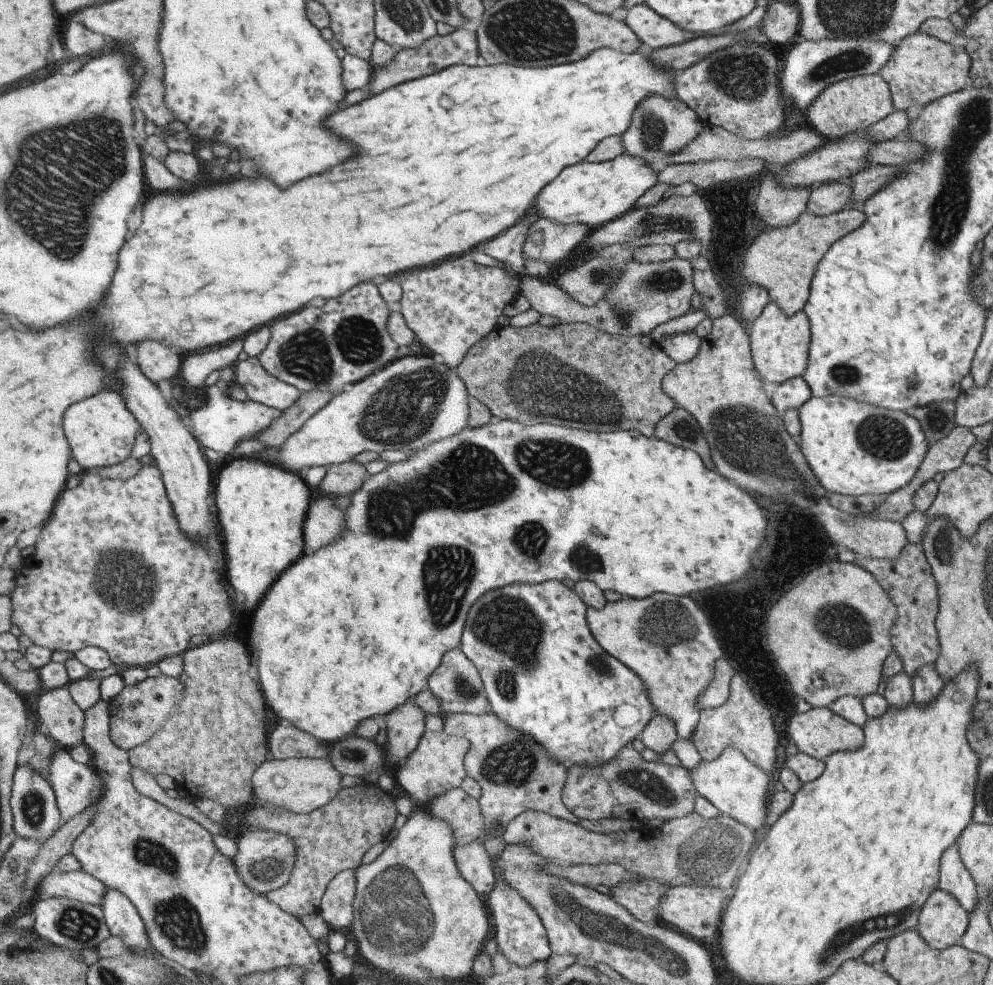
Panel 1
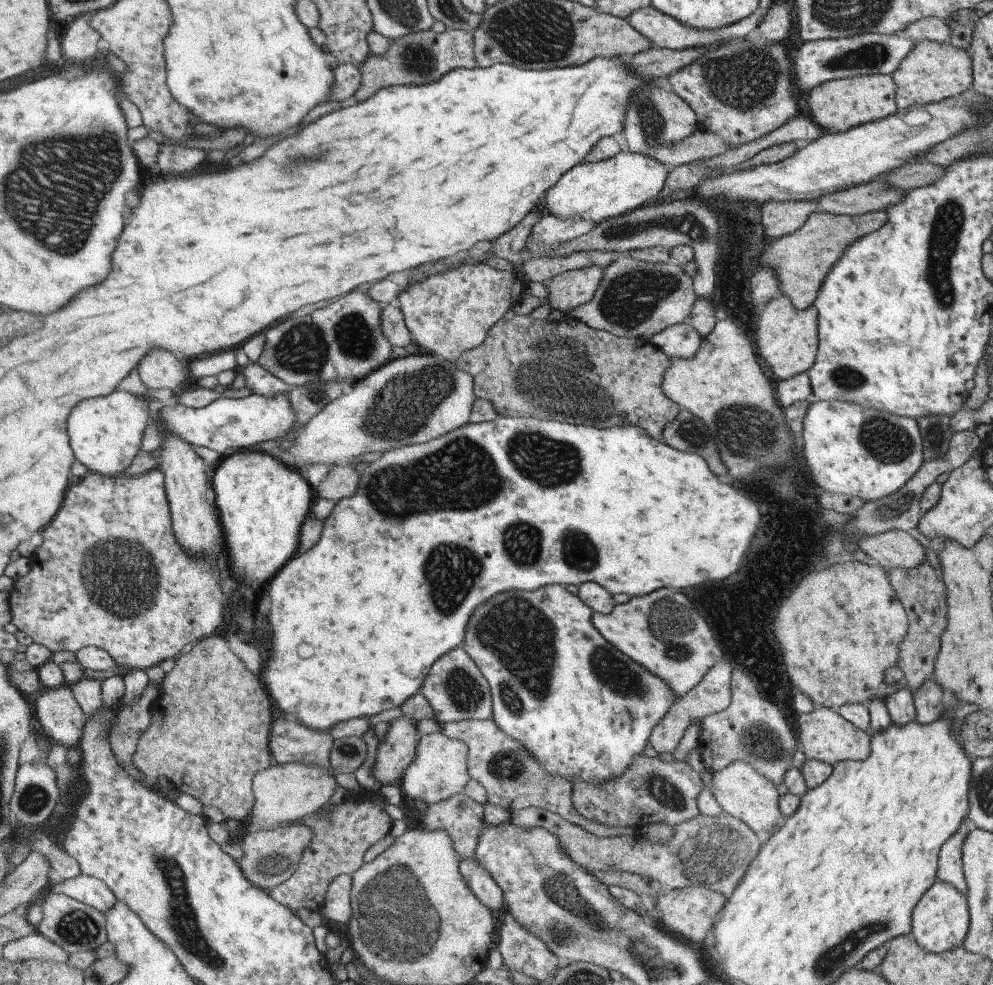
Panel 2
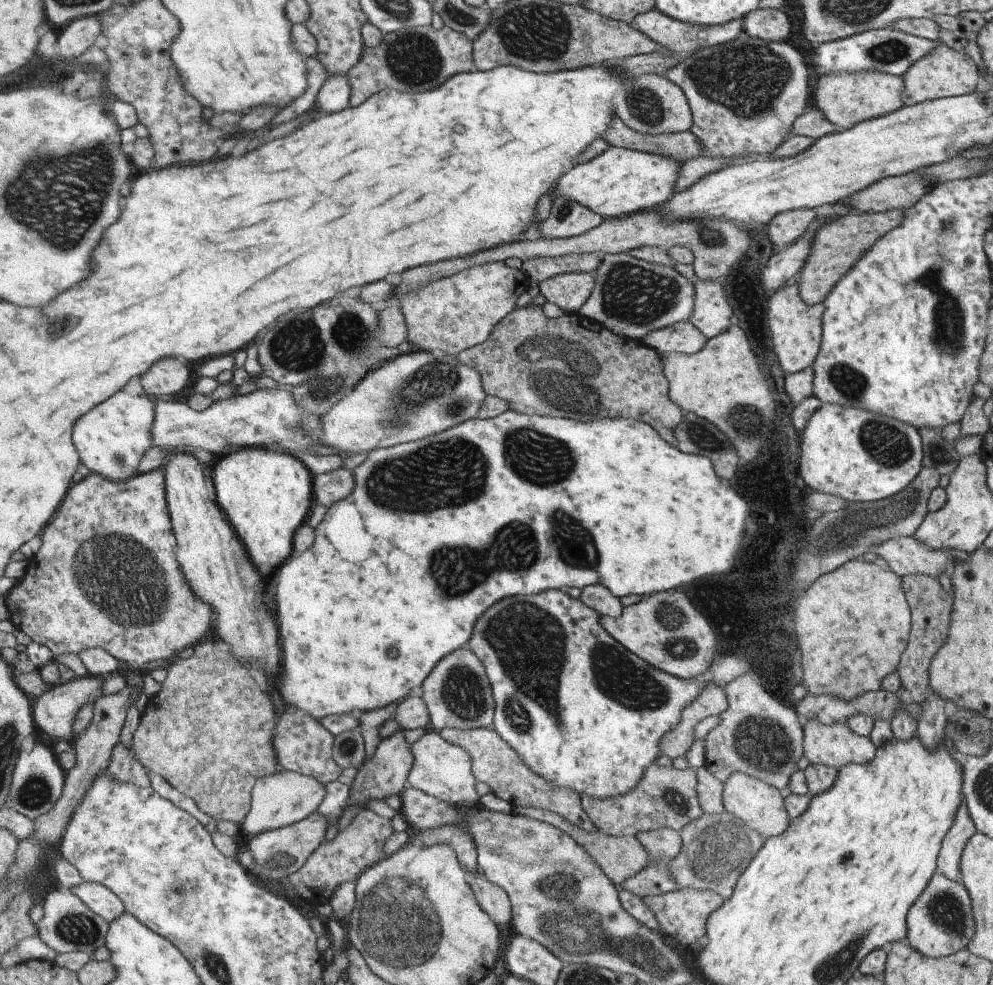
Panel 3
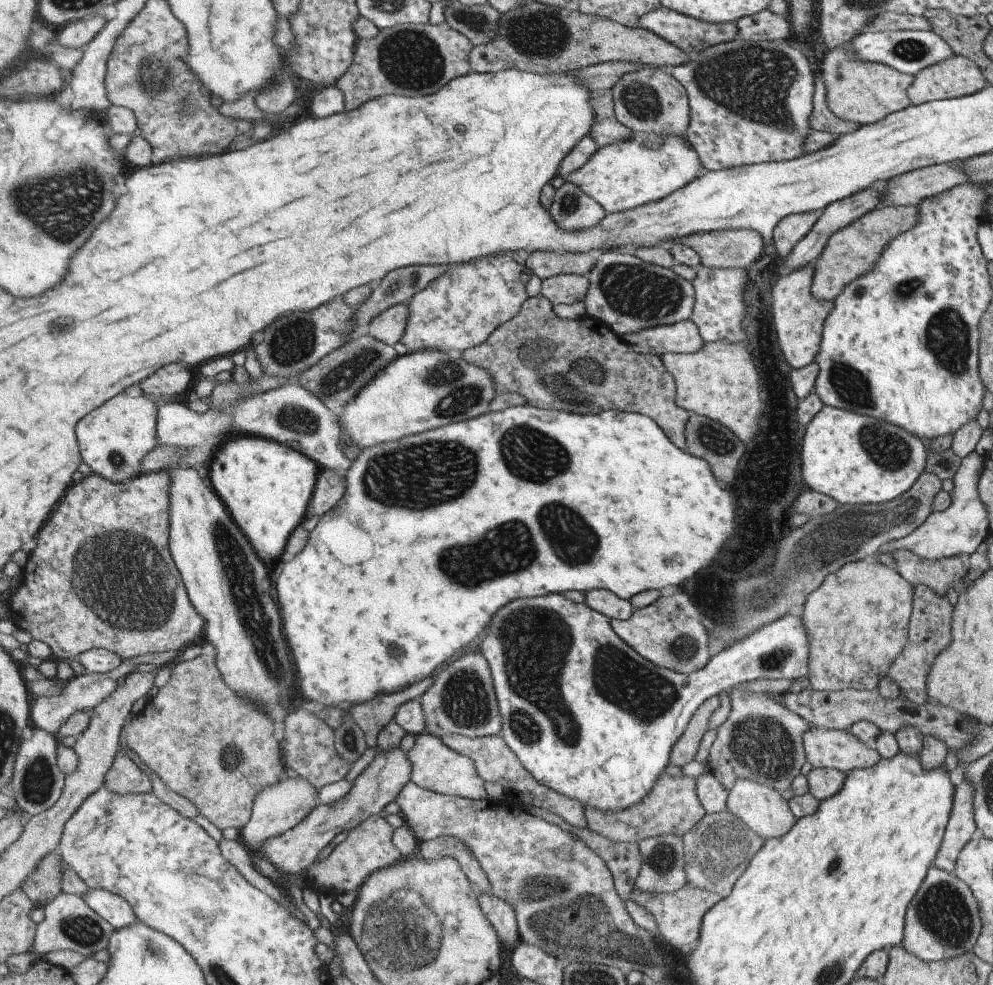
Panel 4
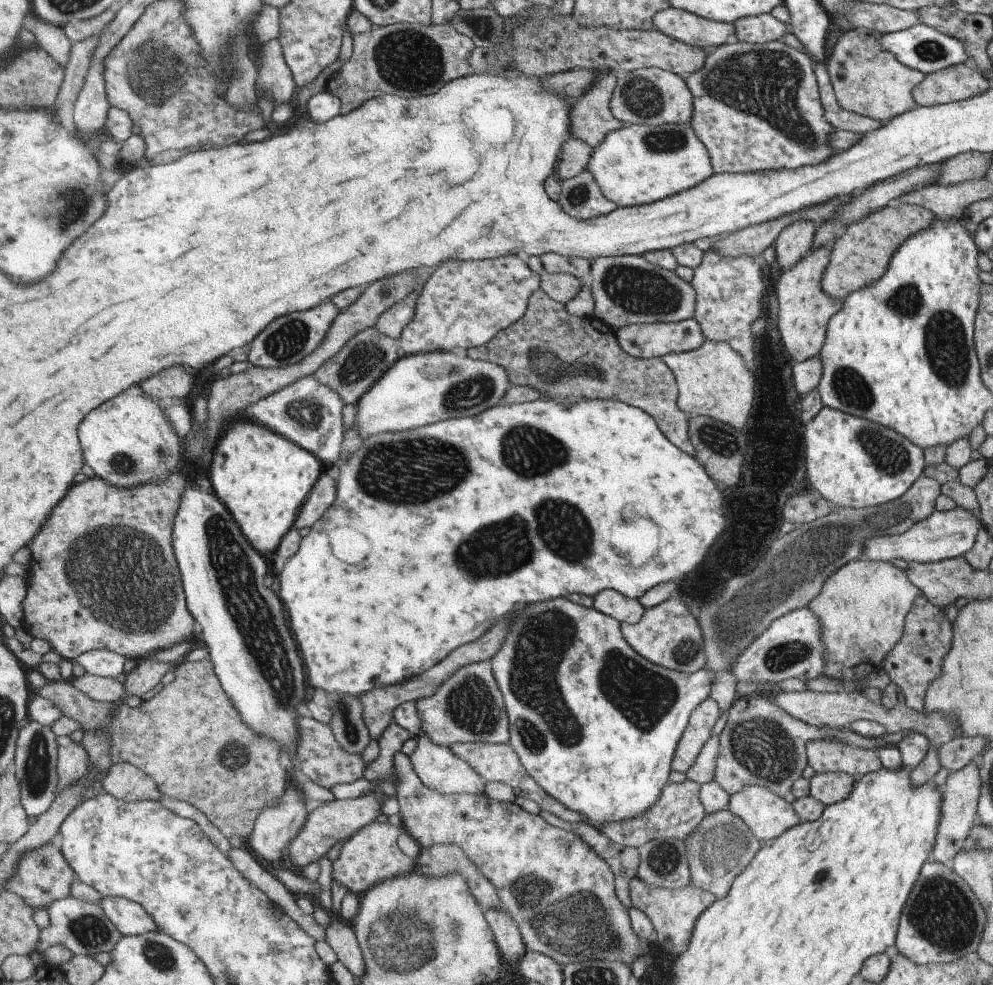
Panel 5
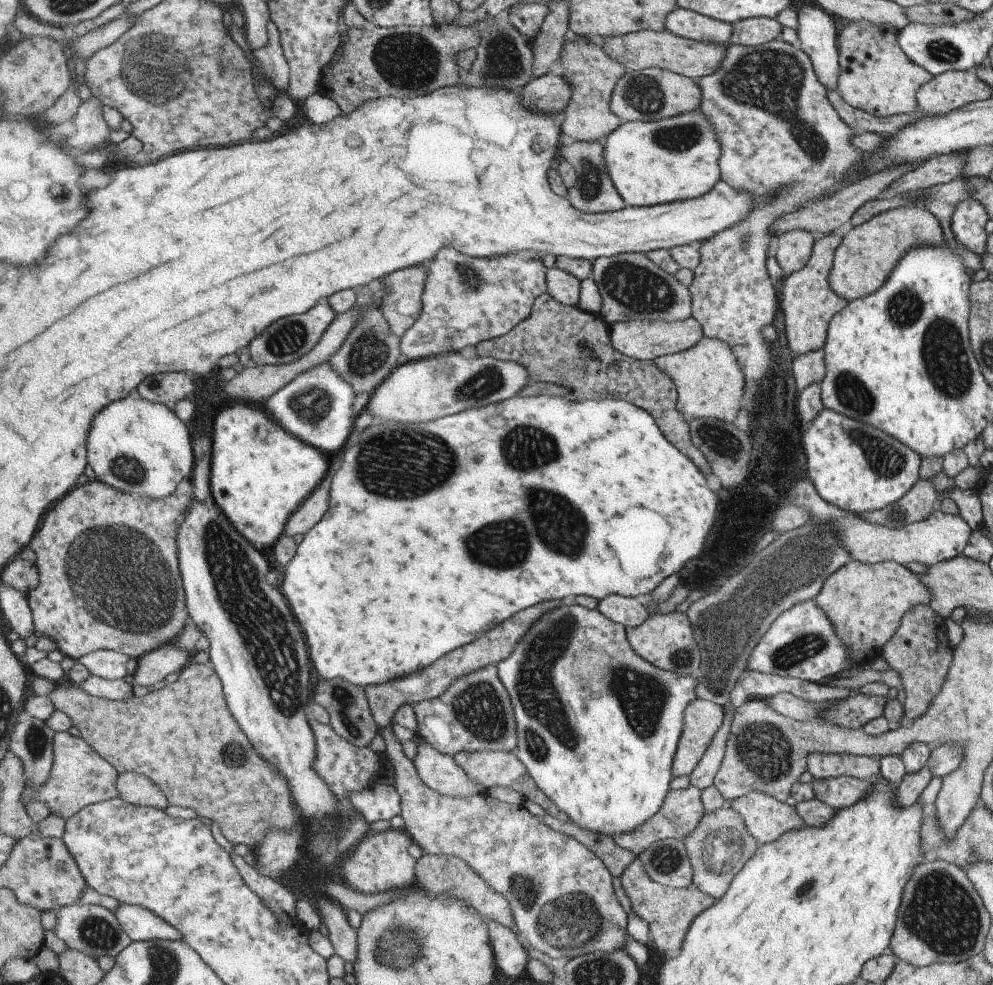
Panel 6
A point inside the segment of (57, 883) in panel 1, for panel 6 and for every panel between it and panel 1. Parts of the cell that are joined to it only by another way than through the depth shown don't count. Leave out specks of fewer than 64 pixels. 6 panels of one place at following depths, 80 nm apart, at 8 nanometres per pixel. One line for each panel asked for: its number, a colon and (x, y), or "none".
2: (92, 891)
3: (102, 900)
4: (119, 912)
5: (132, 919)
6: (142, 924)

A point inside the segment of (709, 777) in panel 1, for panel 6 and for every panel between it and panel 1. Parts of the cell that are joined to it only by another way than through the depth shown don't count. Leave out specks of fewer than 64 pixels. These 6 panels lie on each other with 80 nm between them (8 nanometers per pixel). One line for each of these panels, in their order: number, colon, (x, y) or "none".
2: (740, 790)
3: (761, 807)
4: (762, 808)
5: (767, 815)
6: (766, 819)

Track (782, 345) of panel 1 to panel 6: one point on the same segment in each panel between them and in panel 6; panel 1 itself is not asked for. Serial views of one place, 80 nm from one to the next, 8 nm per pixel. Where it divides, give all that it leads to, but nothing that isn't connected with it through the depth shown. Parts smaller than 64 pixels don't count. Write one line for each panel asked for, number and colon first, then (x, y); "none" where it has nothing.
2: (787, 339)
3: (795, 327)
4: (797, 316)
5: (803, 308)
6: (807, 302)

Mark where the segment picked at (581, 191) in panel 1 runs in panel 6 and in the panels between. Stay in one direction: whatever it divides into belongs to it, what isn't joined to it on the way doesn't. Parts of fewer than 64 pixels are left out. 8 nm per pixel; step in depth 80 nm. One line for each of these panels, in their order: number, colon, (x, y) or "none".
2: (600, 191)
3: (620, 182)
4: (647, 167)
5: (635, 165)
6: (652, 163)

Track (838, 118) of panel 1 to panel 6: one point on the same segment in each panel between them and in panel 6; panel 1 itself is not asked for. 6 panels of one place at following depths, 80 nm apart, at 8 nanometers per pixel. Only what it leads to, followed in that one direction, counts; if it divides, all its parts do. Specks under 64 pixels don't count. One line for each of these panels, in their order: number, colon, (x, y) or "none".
2: (840, 104)
3: (845, 99)
4: (857, 91)
5: (866, 79)
6: (875, 76)

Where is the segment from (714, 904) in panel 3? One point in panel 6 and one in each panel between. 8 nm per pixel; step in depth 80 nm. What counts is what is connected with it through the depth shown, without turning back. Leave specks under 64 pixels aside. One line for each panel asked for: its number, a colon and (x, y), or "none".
4: (678, 914)
5: (673, 912)
6: (670, 912)

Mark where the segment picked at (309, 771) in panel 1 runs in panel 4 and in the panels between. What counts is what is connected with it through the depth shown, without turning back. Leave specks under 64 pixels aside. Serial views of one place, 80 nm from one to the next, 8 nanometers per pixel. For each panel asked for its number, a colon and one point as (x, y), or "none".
2: (284, 794)
3: (283, 799)
4: (279, 808)

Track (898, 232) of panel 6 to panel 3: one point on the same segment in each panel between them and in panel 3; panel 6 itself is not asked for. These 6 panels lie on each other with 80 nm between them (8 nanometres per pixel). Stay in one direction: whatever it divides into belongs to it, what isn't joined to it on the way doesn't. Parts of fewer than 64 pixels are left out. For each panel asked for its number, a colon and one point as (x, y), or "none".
3: (839, 243)
4: (852, 251)
5: (860, 256)

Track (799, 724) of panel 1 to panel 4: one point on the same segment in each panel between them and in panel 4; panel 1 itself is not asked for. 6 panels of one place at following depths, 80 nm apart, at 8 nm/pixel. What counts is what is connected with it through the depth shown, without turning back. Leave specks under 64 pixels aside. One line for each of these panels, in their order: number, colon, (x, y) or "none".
2: (824, 736)
3: (834, 745)
4: (832, 749)

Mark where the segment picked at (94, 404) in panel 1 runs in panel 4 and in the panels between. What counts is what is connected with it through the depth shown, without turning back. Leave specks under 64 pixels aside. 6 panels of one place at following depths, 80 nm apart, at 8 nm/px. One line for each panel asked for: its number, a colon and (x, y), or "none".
2: (108, 432)
3: (112, 438)
4: (115, 439)

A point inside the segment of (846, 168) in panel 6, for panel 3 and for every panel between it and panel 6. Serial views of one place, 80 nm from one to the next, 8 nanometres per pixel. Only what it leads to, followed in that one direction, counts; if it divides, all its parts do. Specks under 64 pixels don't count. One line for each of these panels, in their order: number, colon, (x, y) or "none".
3: (745, 94)
4: (750, 105)
5: (758, 109)

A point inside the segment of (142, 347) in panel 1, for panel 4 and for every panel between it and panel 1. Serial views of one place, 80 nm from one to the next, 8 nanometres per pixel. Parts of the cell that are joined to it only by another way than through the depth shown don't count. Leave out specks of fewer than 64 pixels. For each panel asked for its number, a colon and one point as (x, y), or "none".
2: (159, 369)
3: (167, 377)
4: (173, 380)

